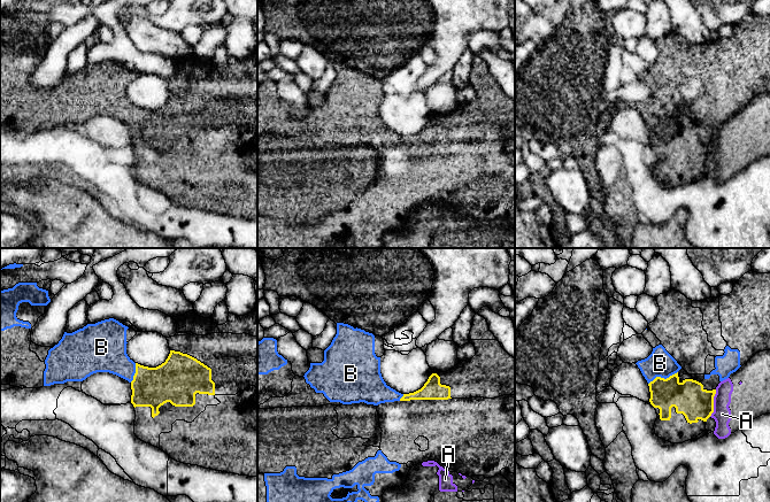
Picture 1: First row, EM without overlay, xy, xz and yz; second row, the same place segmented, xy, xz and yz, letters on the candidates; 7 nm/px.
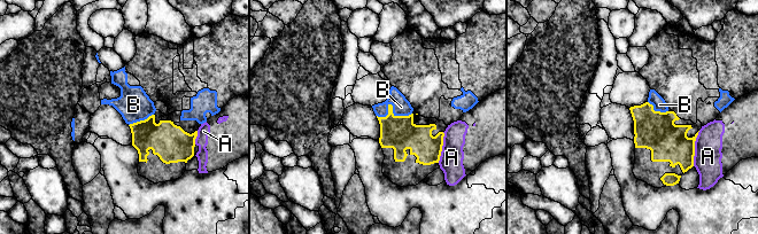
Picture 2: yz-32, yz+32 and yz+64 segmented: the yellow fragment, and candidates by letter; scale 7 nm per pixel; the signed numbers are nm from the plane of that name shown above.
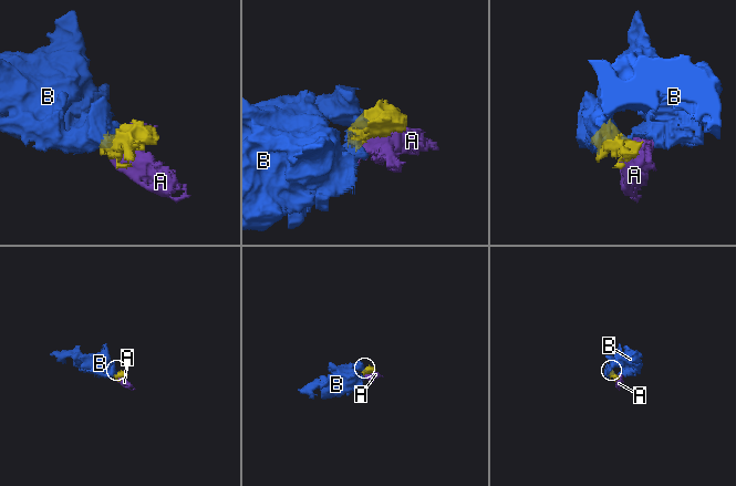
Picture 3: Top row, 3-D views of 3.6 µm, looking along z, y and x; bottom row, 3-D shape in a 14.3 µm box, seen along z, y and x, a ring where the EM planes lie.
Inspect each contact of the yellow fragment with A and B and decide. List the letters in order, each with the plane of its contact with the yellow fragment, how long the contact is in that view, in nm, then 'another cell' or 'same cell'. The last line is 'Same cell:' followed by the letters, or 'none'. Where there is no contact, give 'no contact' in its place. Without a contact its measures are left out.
A: yz | 200 nm | another cell
B: yz | 220 nm | same cell
Same cell: B

